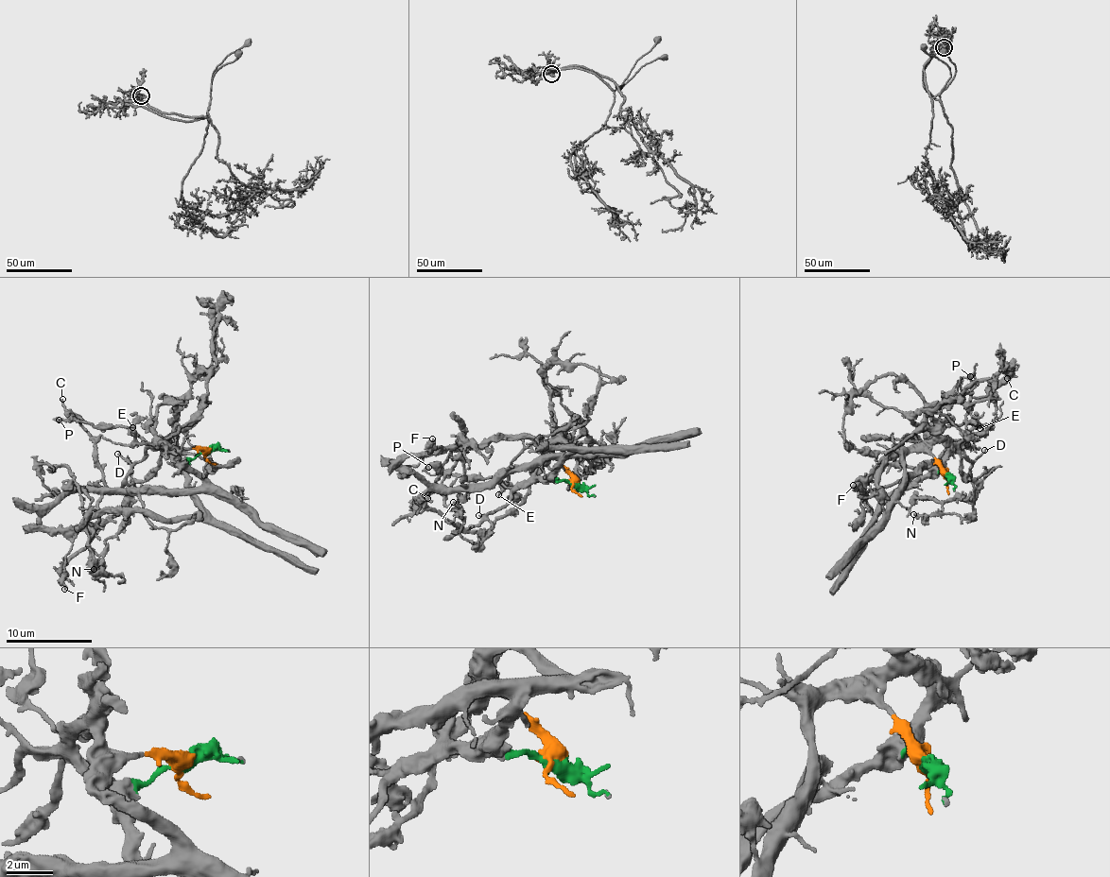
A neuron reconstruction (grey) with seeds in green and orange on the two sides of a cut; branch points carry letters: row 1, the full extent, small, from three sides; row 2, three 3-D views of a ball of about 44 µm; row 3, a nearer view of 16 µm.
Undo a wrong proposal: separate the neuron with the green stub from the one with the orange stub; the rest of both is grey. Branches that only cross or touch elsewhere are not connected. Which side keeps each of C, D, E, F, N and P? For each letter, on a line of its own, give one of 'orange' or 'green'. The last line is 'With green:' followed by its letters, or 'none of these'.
C: orange
D: green
E: green
F: green
N: green
P: green
With green: D, E, F, N, P

